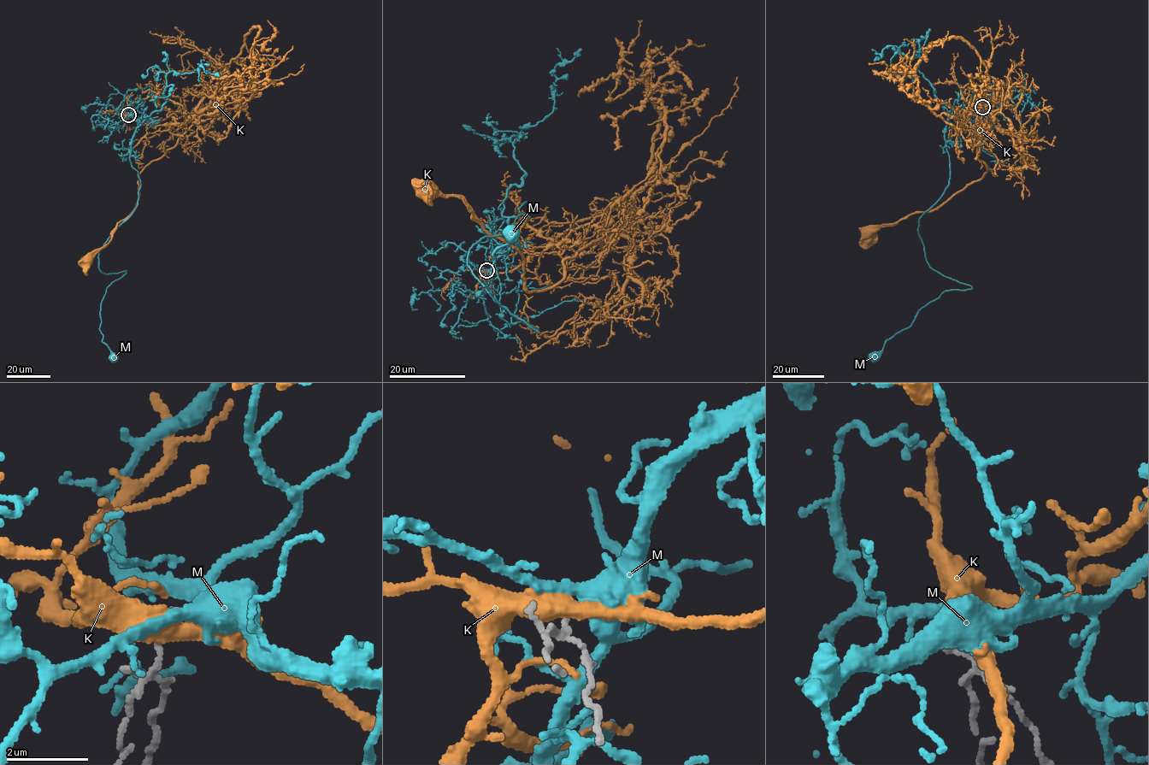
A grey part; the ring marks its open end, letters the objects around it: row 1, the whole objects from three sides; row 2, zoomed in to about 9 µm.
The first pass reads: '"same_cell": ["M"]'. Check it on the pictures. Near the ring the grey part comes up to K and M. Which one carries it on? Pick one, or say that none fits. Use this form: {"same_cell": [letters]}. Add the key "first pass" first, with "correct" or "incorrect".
{"first pass": "incorrect", "same_cell": []}

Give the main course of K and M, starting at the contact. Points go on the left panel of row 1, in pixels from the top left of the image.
K: (128, 115), (156, 125), (197, 120), (141, 170), (138, 200), (86, 261)
M: (128, 115), (146, 118), (130, 155), (137, 205), (98, 254), (102, 272), (126, 273), (100, 305), (111, 357)

